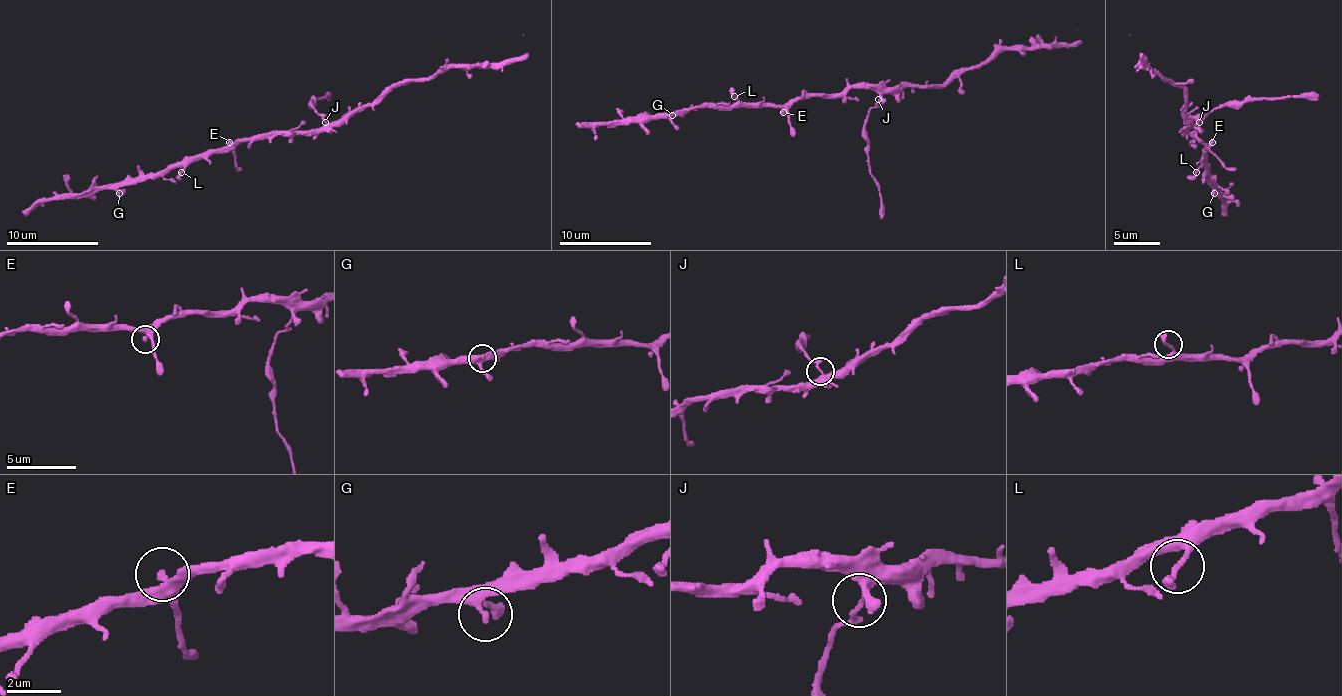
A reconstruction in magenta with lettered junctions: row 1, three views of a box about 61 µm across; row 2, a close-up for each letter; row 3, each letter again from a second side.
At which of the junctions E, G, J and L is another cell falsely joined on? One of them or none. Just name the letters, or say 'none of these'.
J

